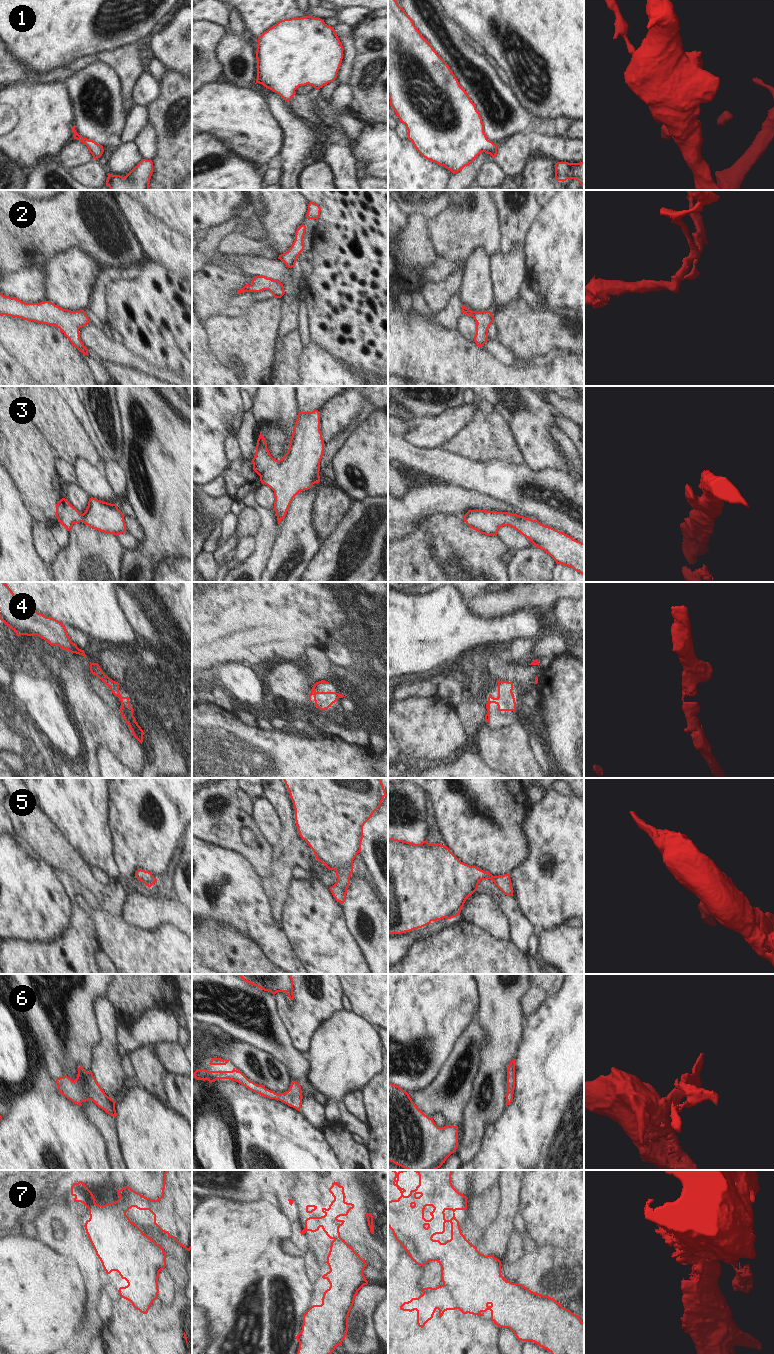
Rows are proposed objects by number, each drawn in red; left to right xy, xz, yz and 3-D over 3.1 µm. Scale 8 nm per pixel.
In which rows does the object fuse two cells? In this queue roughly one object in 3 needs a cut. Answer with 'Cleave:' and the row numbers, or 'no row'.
Cleave: 7

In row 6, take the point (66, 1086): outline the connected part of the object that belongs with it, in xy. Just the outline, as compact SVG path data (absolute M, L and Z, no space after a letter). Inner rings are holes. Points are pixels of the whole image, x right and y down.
M80 1066L78 1076L74 1081L64 1075L57 1077L56 1084L59 1092L73 1103L82 1106L82 1102L91 1100L109 1115L117 1116L115 1101L105 1094L92 1071L88 1072Z

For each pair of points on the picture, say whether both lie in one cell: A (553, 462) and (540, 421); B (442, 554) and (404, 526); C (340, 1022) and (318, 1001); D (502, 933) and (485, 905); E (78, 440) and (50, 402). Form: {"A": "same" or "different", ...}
{"A": "same", "B": "different", "C": "different", "D": "same", "E": "same"}

